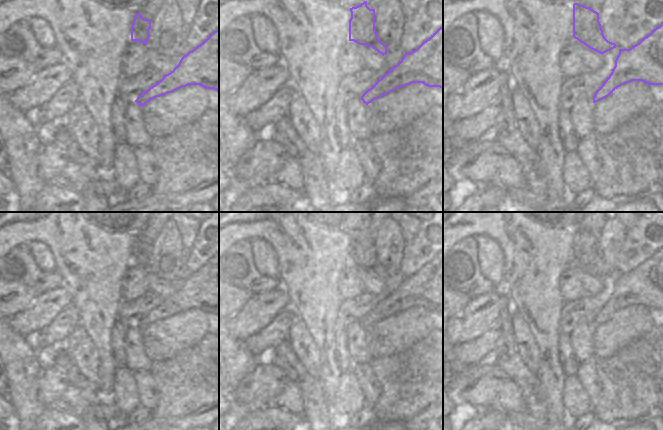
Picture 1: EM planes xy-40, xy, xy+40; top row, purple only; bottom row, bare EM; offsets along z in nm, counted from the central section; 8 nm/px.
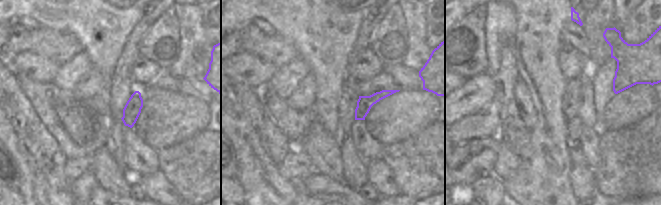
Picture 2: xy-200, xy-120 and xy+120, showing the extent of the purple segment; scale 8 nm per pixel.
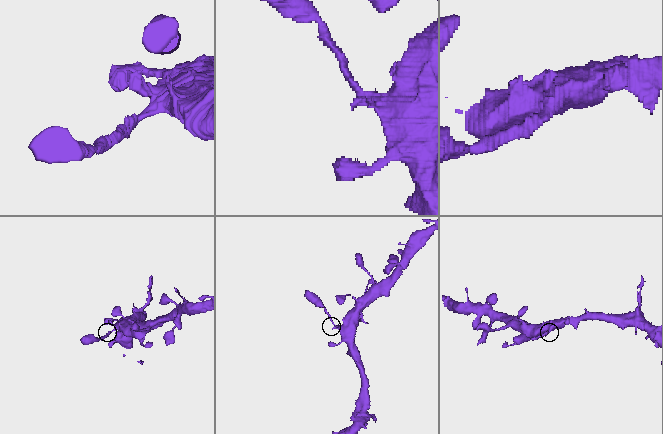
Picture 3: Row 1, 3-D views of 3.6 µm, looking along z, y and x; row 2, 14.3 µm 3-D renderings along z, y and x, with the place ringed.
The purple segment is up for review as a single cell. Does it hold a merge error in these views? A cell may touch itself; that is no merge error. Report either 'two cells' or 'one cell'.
one cell

